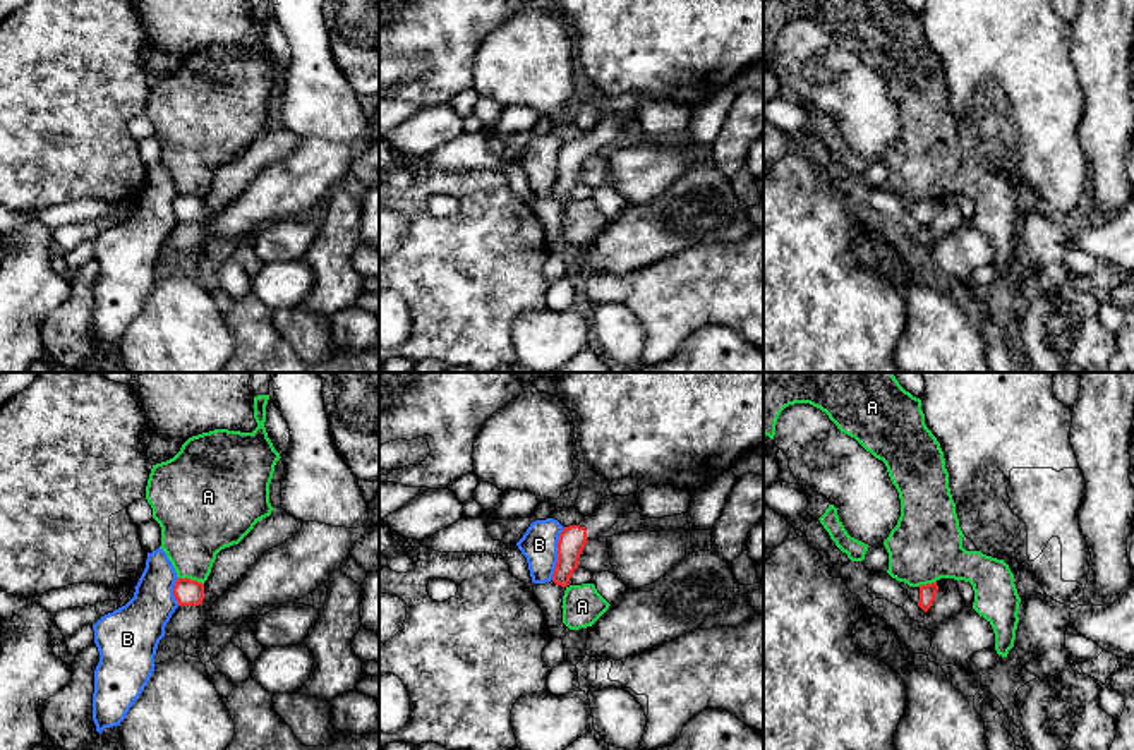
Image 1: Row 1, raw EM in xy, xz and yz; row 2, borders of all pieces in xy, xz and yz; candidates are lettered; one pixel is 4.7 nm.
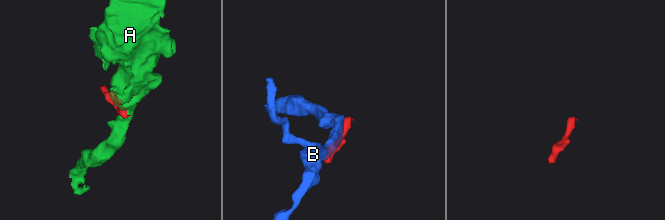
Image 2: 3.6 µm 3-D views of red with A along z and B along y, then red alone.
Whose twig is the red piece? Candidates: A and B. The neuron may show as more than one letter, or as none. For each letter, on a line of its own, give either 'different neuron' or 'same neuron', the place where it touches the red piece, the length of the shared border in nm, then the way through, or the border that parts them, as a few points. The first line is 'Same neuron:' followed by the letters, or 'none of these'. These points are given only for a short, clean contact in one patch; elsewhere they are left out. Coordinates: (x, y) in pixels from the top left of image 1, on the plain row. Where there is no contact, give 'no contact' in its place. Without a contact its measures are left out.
Same neuron: none of these
A: different neuron; meets red in xy at (189, 194); contact 120 nm long; border along xy (179, 193), (189, 193), (203, 199)
B: different neuron; meets red in xz at (558, 169); contact 260 nm long

